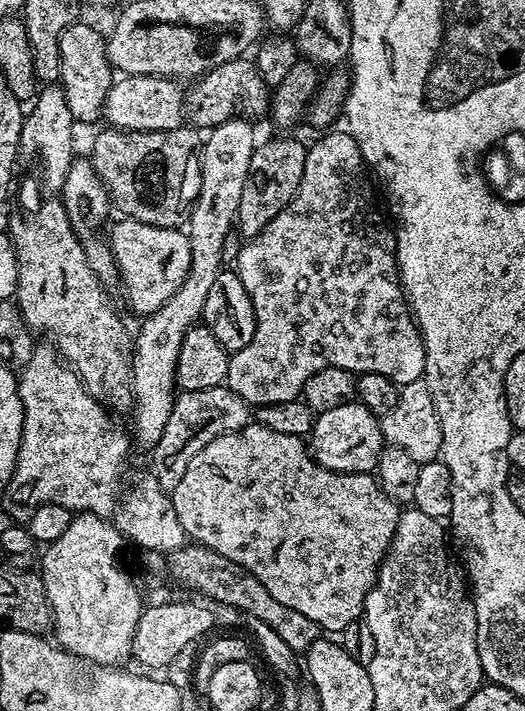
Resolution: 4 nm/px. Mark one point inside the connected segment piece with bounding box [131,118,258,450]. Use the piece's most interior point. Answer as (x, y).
(225, 159)

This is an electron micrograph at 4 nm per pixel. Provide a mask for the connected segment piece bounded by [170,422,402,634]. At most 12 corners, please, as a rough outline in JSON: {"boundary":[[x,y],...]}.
{"boundary":[[255,422],[170,495],[189,541],[328,634],[402,511]]}

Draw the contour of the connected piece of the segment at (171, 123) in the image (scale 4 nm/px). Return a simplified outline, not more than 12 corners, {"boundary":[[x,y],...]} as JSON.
{"boundary":[[168,76],[113,79],[103,119],[126,132],[185,123],[185,89]]}

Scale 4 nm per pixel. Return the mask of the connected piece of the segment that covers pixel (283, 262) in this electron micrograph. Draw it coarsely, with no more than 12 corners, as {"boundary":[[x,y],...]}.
{"boundary":[[347,130],[243,241],[256,315],[226,384],[424,376],[396,233]]}

